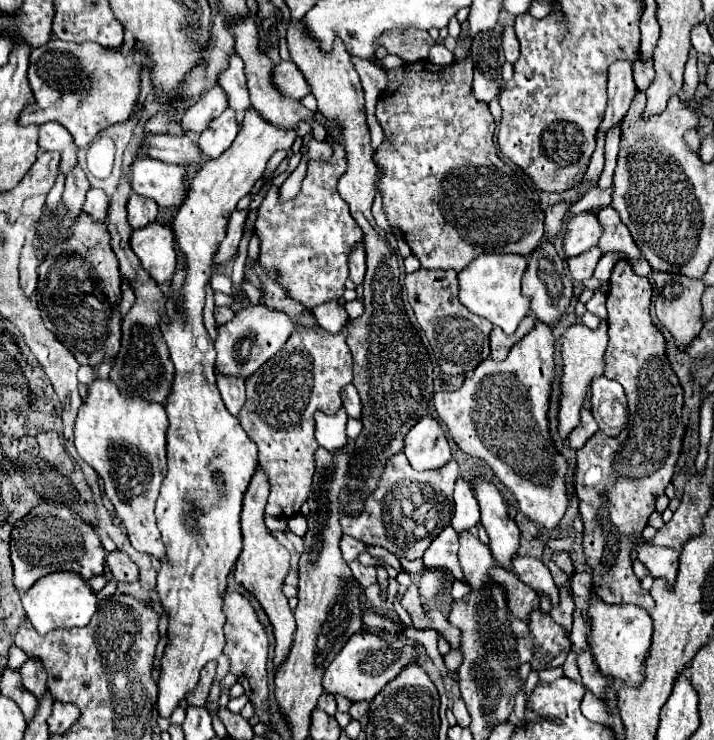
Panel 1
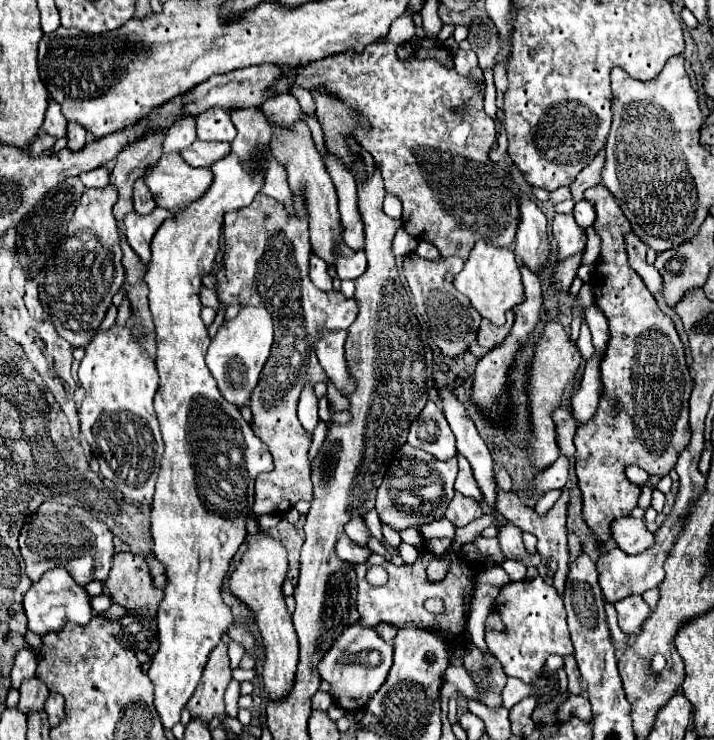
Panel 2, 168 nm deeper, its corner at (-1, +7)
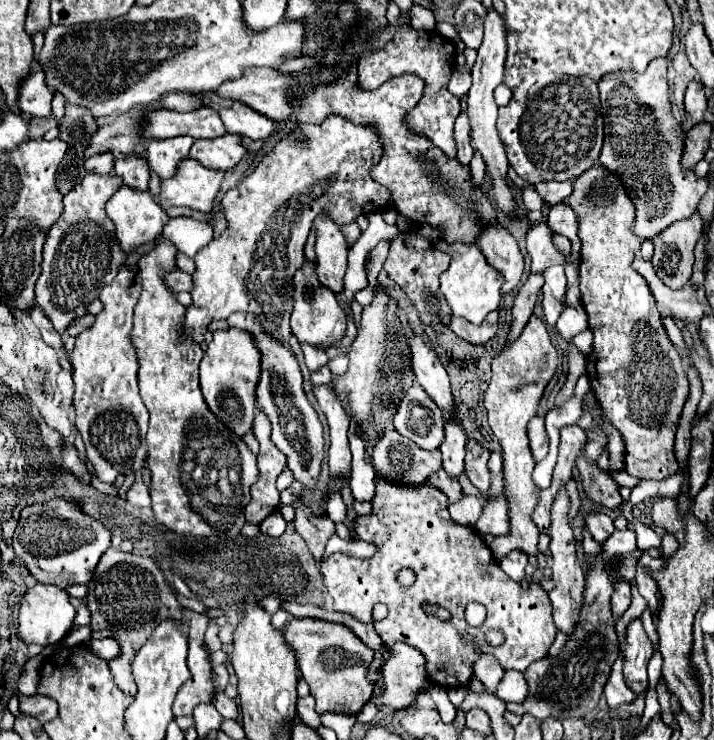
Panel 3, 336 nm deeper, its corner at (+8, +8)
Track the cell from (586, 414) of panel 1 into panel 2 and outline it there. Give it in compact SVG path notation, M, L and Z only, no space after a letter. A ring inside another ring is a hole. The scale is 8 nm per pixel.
M560 405L554 413L554 423L556 423L556 437L558 437L558 449L560 449L560 455L566 455L566 457L574 457L574 443L572 443L572 437L578 429L578 421L568 413L566 405Z

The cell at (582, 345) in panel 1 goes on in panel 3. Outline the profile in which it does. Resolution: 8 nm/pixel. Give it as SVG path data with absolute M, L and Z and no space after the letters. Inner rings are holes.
M531 316L527 326L523 328L521 336L505 346L501 354L497 354L491 362L493 378L485 390L485 408L489 414L489 426L493 434L497 436L499 444L503 446L503 476L509 496L509 516L511 516L511 532L509 536L503 536L501 540L491 542L491 550L495 558L503 558L507 552L519 548L525 554L539 554L539 532L537 526L529 520L529 512L539 502L539 486L533 482L531 472L535 468L535 458L529 448L527 438L527 422L537 414L541 396L545 392L545 386L553 378L557 370L557 350L551 344L549 332L537 316Z

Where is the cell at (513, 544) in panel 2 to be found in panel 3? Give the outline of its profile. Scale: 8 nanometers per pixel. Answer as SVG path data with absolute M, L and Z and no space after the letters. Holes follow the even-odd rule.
M503 498L483 504L483 514L475 524L479 534L507 536L509 534L509 508Z

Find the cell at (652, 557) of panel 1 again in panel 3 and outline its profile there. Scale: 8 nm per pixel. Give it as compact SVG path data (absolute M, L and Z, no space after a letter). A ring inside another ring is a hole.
M603 512L589 514L587 520L585 520L585 526L587 526L587 530L593 534L593 538L597 542L605 542L615 532L613 520L607 514L603 514Z

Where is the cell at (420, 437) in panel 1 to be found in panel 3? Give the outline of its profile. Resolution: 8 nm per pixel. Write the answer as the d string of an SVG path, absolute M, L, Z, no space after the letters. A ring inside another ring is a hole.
M413 384L397 406L393 424L401 436L415 440L423 450L437 450L445 440L445 418L419 384Z

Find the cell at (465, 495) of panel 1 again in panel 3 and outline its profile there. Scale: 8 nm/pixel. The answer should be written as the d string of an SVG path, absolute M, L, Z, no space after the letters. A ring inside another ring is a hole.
M449 424L445 426L445 440L441 444L443 454L443 468L449 478L459 480L461 474L465 474L465 442L467 436L461 428L461 424Z

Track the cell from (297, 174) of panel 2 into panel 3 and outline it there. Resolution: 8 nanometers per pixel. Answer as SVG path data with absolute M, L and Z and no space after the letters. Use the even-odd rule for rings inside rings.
M321 212L315 222L317 230L317 276L323 286L339 294L343 290L343 274L347 270L347 252L349 246L339 230L339 226L329 218L327 212Z

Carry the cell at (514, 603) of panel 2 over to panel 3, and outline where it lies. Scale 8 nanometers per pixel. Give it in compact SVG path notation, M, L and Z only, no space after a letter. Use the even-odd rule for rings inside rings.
M375 480L375 498L371 502L373 514L355 520L355 534L359 540L379 544L379 552L369 560L335 552L321 562L321 574L337 612L351 614L359 622L371 622L385 646L391 646L395 640L413 644L427 658L429 680L445 688L467 686L473 678L477 650L467 642L467 636L475 638L481 652L493 654L503 670L525 672L531 662L547 656L557 636L549 594L535 582L527 590L513 582L499 568L493 552L475 530L449 520L447 500L437 488L405 488ZM403 566L413 568L417 574L415 584L409 588L399 586L395 580L395 572ZM379 602L389 608L383 620L373 618L373 606ZM423 602L447 608L451 618L441 622L427 616L421 610ZM469 602L479 602L487 608L481 626L467 624L465 608ZM491 628L499 628L505 634L501 646L485 642L485 632Z

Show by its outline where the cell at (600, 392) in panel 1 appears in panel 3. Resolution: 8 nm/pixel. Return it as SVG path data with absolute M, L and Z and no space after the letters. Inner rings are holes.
M553 266L545 270L545 286L543 286L542 309L547 324L554 326L565 310L565 294L567 294L567 278L563 266Z

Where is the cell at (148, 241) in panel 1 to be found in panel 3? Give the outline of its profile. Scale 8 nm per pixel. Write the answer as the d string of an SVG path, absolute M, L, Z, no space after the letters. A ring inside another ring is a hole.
M121 186L117 194L111 196L107 202L107 216L115 224L115 236L125 254L135 252L139 246L153 242L157 236L163 234L163 226L169 222L167 212L151 198L149 192L133 192L131 188Z

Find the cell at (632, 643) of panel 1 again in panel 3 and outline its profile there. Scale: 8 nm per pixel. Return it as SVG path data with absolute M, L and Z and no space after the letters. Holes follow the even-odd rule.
M619 582L615 586L615 592L611 596L611 612L615 618L623 616L623 612L629 608L631 604L631 584L629 582Z

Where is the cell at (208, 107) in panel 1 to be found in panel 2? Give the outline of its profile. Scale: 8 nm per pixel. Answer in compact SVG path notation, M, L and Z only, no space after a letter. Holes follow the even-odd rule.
M182 117L182 121L174 123L166 135L164 135L164 143L162 149L164 153L180 153L182 149L188 149L194 141L196 141L196 123L194 117Z

